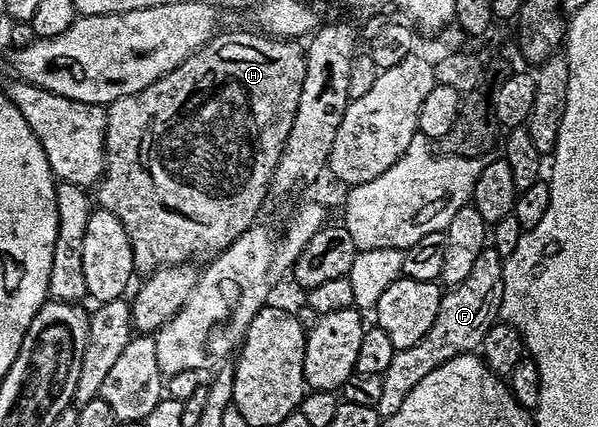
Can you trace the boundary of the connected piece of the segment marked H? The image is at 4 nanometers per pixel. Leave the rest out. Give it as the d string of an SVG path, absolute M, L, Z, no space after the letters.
M218 32L203 47L191 54L175 71L163 75L143 91L115 99L107 107L105 114L105 171L96 186L95 201L100 208L111 211L123 223L127 239L133 252L133 268L138 274L148 275L163 269L166 265L184 265L192 262L192 257L212 259L222 253L243 231L247 231L258 220L257 212L271 189L273 172L279 161L279 155L285 146L291 123L295 119L295 107L299 107L299 91L303 87L305 74L305 50L296 40L278 39L260 32L225 33Z

